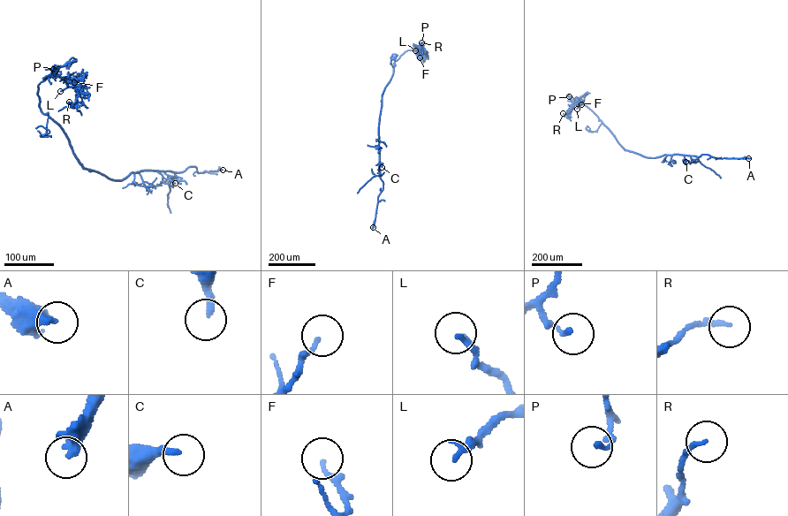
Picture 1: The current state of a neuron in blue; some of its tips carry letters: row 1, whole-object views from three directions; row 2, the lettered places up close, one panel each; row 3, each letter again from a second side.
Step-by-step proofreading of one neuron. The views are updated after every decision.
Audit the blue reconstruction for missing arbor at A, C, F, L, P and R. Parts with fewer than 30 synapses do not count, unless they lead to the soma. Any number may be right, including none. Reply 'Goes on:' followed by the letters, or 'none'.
Goes on: none

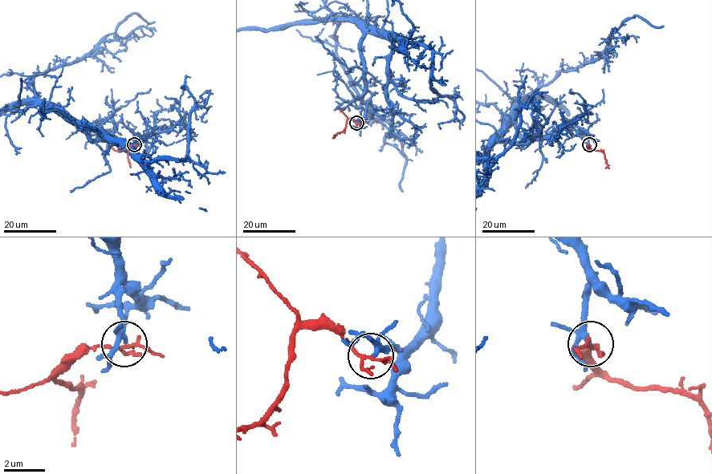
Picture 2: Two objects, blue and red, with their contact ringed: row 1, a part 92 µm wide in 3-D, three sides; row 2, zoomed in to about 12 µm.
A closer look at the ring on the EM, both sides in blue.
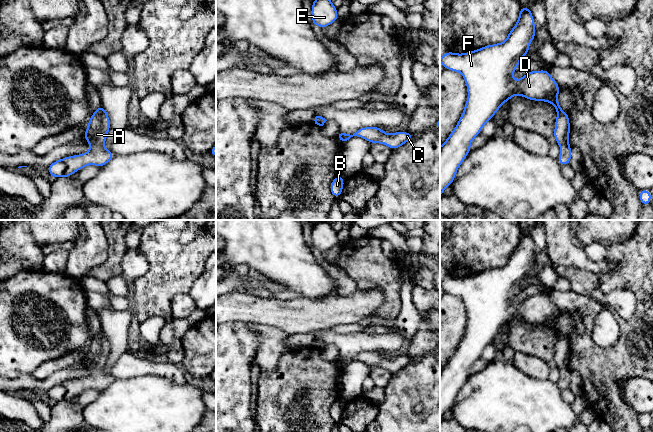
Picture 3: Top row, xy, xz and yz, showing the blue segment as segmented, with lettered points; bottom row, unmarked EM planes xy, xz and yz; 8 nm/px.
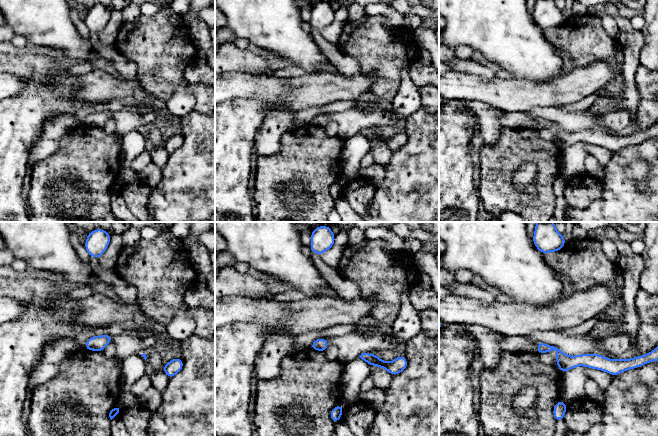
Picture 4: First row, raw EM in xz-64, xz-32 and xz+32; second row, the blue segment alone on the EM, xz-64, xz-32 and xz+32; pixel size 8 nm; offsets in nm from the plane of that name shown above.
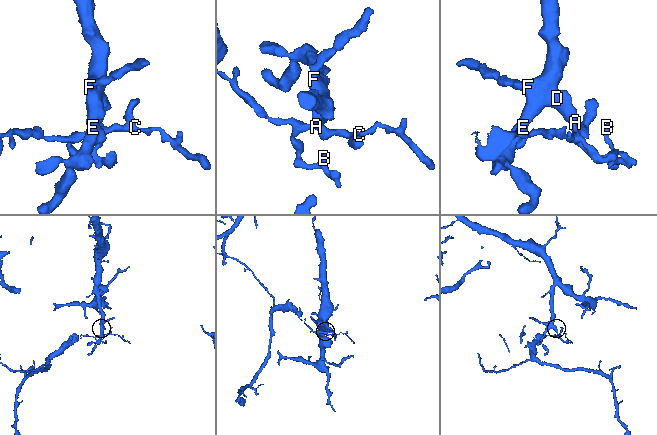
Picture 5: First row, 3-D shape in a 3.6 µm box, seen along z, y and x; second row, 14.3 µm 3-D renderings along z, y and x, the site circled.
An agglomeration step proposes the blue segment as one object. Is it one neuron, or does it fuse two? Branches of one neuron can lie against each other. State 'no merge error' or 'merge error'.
merge error

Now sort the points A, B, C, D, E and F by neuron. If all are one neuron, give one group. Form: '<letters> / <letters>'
A D E F / B C

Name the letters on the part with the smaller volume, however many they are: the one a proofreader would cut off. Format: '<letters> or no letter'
B, C

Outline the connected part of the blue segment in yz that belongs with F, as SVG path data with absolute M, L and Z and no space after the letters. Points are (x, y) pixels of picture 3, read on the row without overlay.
M520 231L518 245L504 266L487 269L463 278L447 275L440 282L440 287L444 293L460 296L463 299L468 315L465 332L455 353L440 370L440 421L443 420L444 413L452 409L459 390L471 374L470 369L473 363L480 358L484 348L492 344L501 329L508 326L514 319L520 319L529 324L551 327L557 335L553 360L558 369L569 368L569 339L563 335L558 327L560 311L551 301L549 295L529 295L518 305L513 303L514 294L519 291L520 284L530 275L528 271L535 262L535 257L531 232Z

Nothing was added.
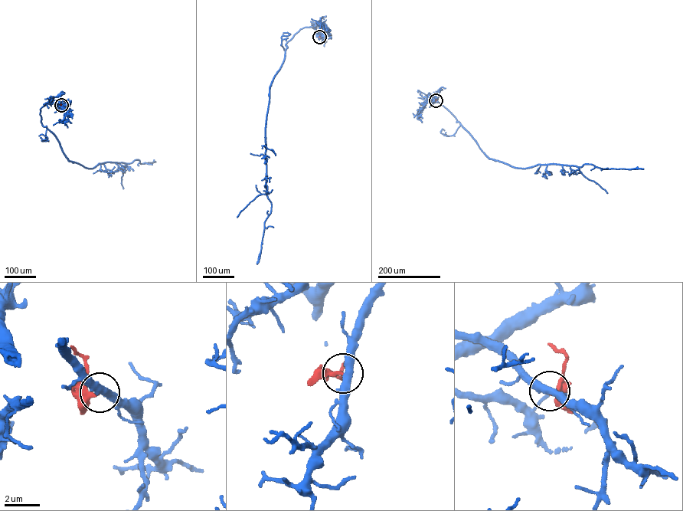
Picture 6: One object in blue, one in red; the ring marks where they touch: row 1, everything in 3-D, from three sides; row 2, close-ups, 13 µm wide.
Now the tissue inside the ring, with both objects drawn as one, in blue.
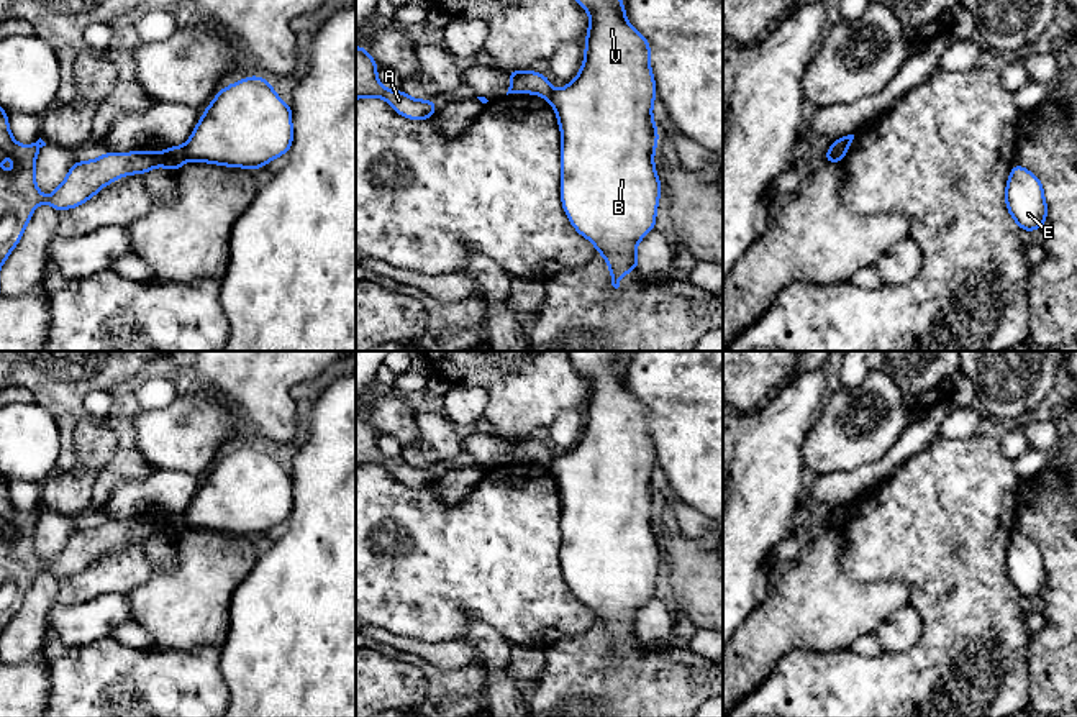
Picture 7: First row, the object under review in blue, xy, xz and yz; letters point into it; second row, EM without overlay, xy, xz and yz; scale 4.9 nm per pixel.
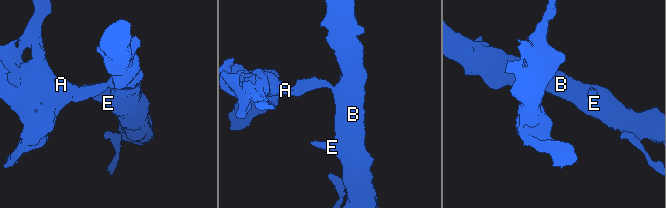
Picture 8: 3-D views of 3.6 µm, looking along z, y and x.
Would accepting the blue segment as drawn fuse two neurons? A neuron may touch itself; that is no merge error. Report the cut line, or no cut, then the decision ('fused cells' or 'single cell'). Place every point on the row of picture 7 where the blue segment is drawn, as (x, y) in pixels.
cut in xy along (182, 146), (189, 159); fused cells

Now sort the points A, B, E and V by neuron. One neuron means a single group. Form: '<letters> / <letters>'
A / B E V

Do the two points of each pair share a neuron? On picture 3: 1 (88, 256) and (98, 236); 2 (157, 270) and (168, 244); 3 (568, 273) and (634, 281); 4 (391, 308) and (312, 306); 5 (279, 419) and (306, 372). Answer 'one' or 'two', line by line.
1: one
2: one
3: two
4: two
5: one

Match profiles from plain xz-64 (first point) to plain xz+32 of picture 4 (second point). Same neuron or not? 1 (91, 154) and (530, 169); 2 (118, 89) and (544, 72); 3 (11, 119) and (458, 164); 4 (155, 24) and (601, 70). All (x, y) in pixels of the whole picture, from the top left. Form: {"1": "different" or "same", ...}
{"1": "different", "2": "different", "3": "same", "4": "different"}

